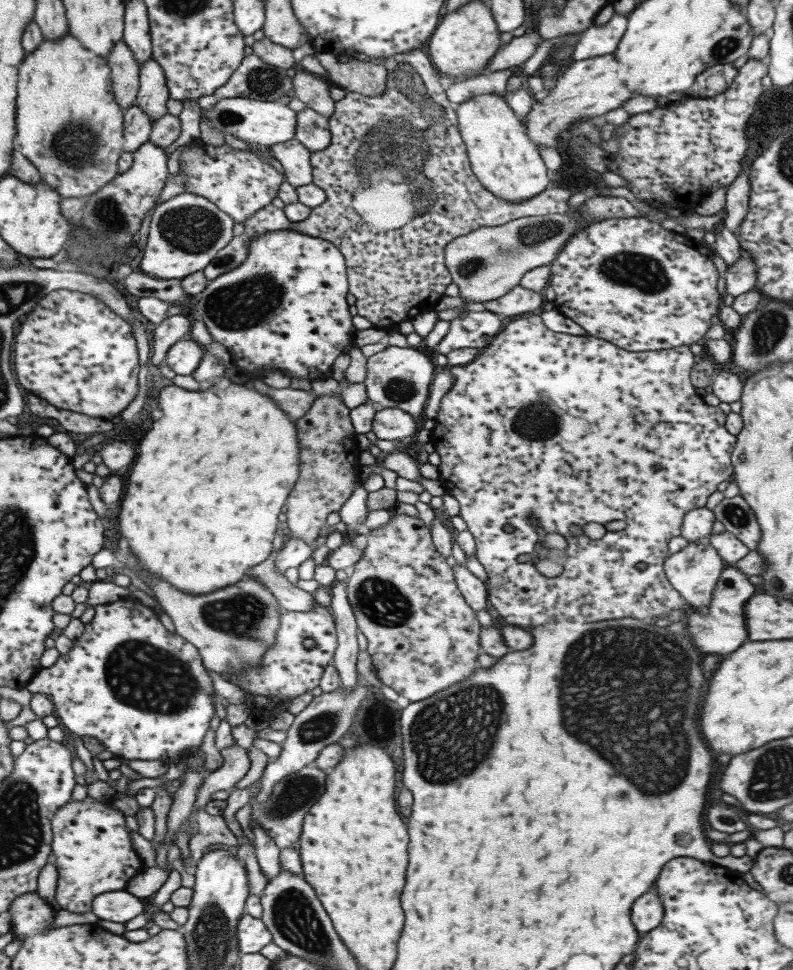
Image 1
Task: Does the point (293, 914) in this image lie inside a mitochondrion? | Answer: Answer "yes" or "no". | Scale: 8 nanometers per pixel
yes

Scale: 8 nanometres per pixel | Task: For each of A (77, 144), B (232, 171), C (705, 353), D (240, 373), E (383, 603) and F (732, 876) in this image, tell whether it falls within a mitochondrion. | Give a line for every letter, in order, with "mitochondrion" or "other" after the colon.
A: mitochondrion
B: other
C: other
D: other
E: mitochondrion
F: other

